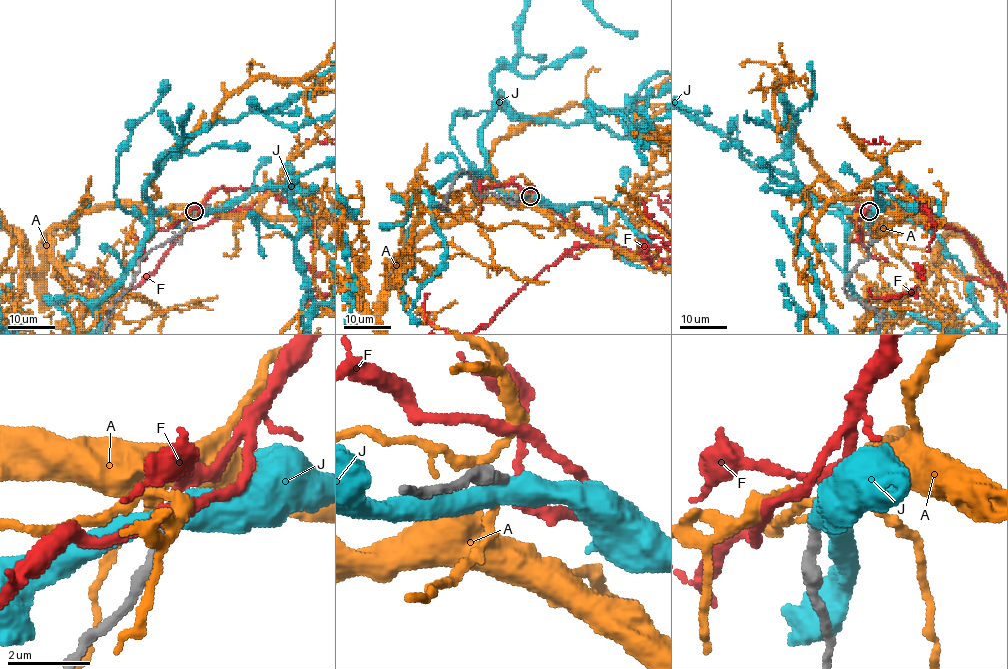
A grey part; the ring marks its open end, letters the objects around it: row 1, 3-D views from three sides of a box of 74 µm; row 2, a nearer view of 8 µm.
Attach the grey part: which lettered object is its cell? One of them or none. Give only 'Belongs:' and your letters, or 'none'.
Belongs: F

